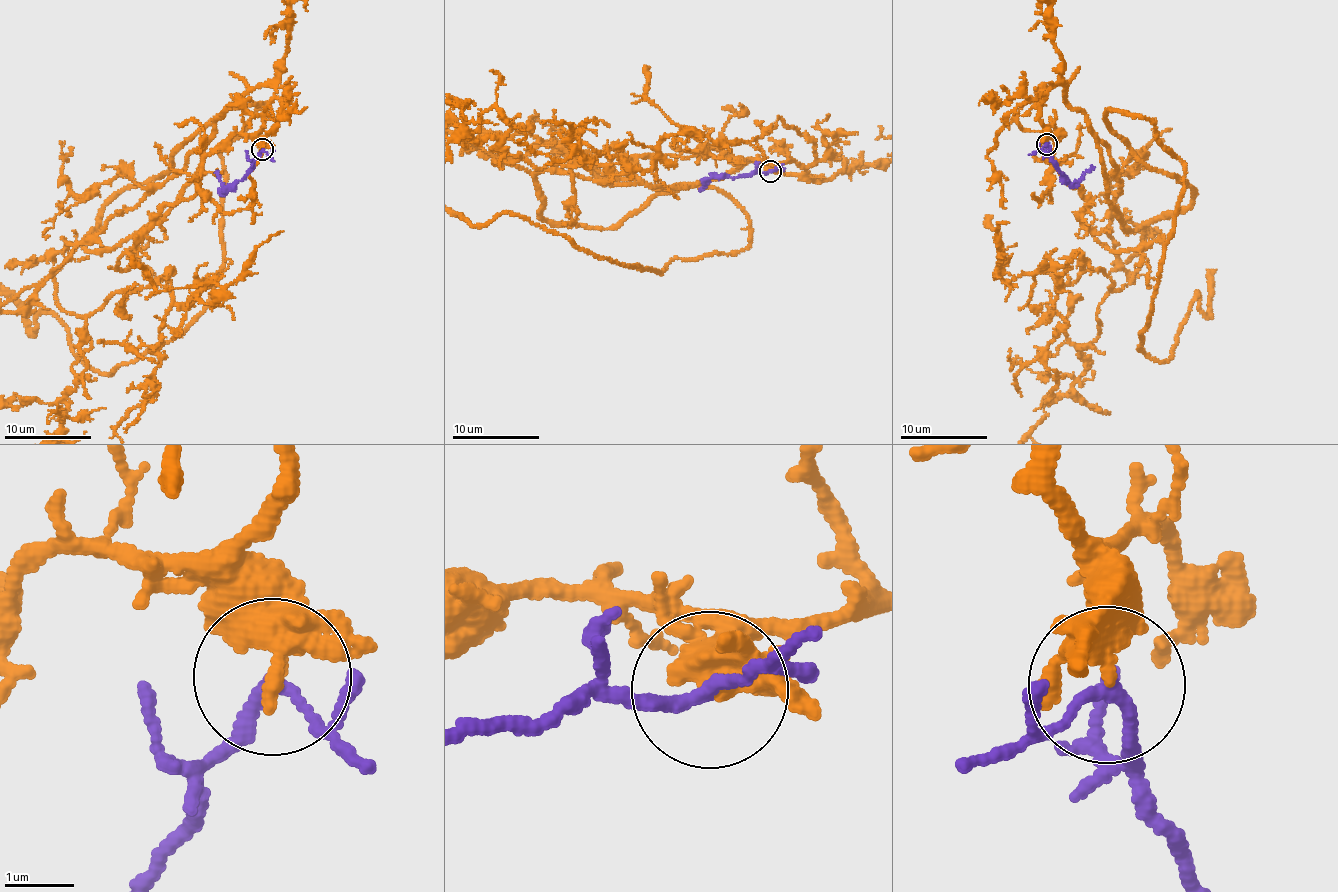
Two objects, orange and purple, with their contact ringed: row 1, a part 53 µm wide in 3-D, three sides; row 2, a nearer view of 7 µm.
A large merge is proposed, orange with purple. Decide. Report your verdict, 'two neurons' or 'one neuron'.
one neuron

